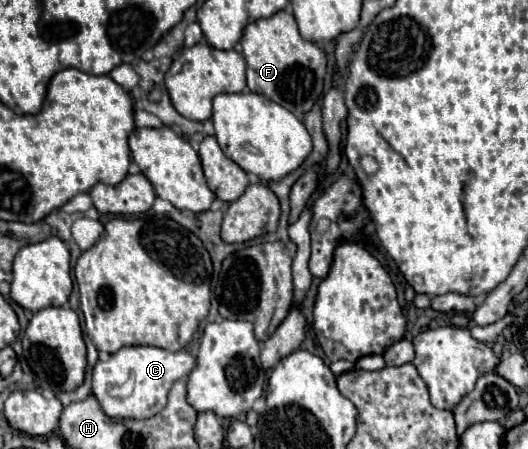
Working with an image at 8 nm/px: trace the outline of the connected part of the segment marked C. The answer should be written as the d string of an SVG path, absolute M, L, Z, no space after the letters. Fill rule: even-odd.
M124 347L116 355L112 355L108 361L98 361L92 373L92 391L102 403L104 413L108 417L118 419L146 419L156 415L166 407L166 397L170 387L190 375L190 371L196 367L196 357L188 351L166 351L158 347ZM132 375L132 391L128 397L116 397L110 393L112 387L124 385Z

